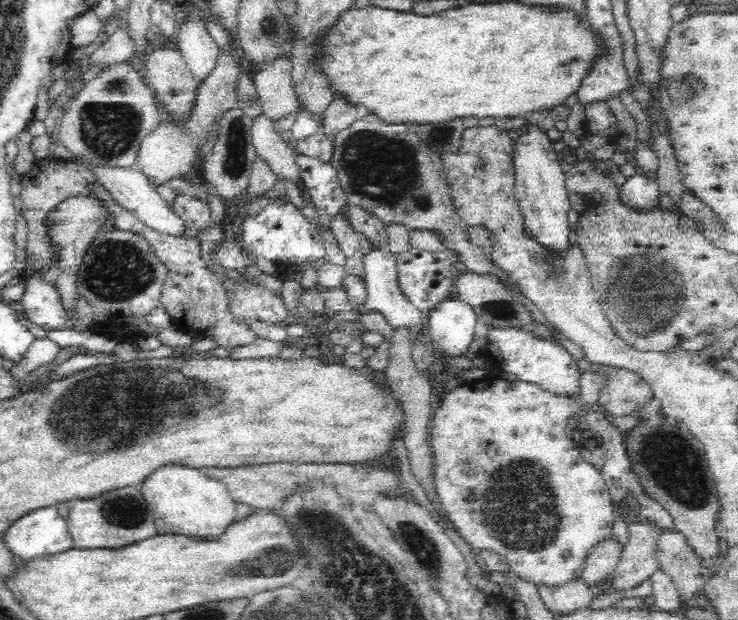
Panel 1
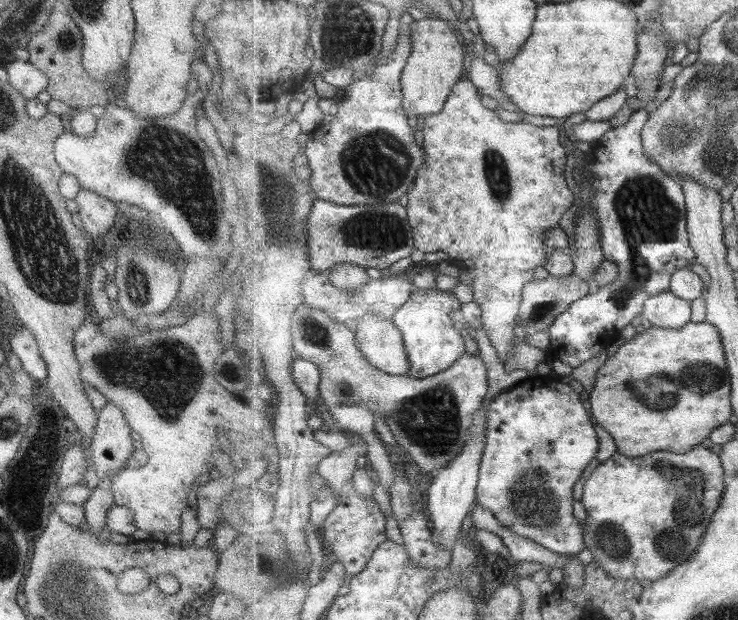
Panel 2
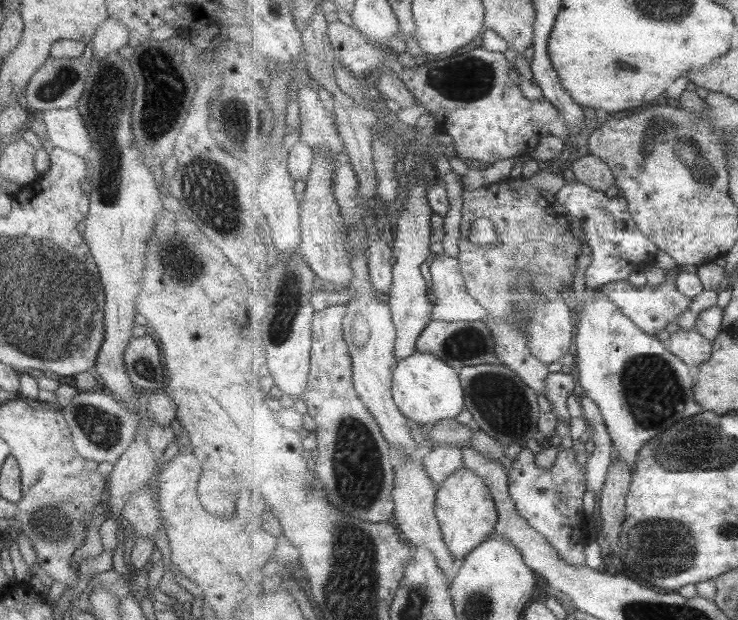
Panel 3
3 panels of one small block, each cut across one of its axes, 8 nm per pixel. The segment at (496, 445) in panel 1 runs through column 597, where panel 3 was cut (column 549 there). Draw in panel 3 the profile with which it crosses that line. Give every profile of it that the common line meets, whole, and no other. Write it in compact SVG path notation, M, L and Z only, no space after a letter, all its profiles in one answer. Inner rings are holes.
M561 371L549 373L547 381L547 399L553 409L551 412L561 420L571 420L571 413L567 408L567 398L578 393L578 382L575 376ZM522 448L513 461L510 471L510 492L517 504L517 510L535 530L539 530L559 552L559 556L573 566L586 566L585 548L595 540L590 517L584 514L583 496L587 492L585 466L577 462L577 451L561 448L557 459L550 469L535 464L533 448Z

